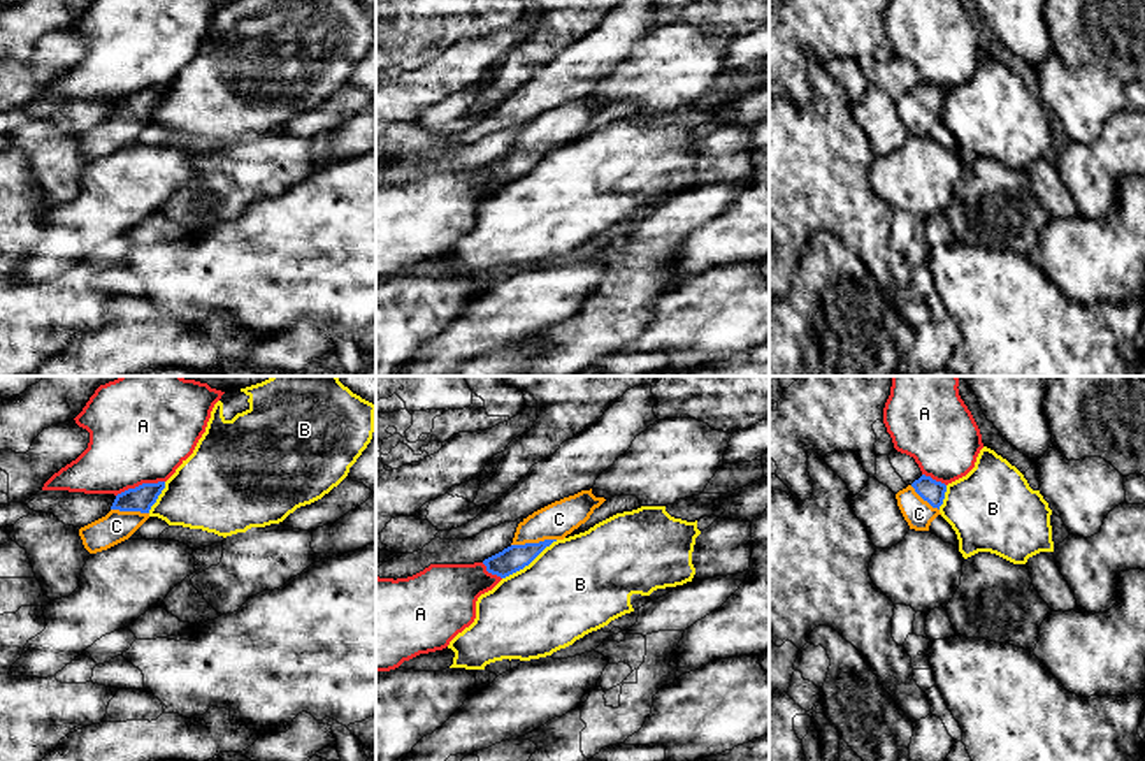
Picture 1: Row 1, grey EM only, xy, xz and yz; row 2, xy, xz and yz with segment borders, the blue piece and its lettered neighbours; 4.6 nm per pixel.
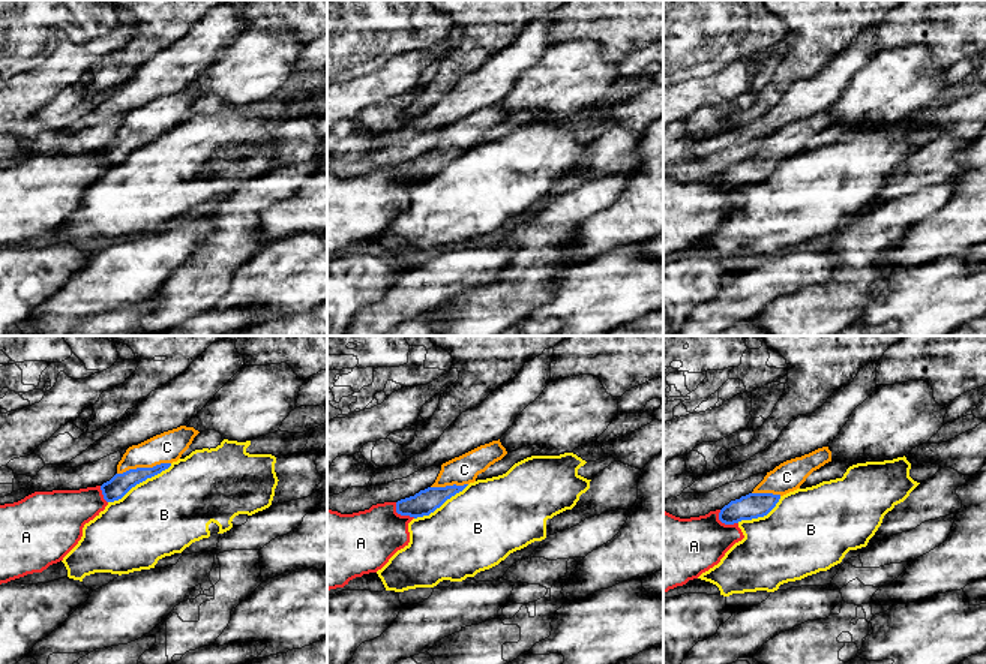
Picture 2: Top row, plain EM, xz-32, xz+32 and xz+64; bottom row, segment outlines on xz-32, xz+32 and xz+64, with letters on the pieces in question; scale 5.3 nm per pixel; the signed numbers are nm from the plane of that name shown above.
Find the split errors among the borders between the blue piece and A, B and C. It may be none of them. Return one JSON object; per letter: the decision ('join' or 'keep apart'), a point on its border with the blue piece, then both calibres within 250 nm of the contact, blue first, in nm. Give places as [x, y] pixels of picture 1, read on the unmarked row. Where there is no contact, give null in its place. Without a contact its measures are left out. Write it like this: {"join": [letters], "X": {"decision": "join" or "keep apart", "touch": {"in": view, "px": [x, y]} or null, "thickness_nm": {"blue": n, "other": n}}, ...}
{"join": ["C"], "A": {"decision": "keep apart", "touch": {"in": "xy", "px": [139, 92]}, "thickness_nm": {"blue": 120, "other": 420}}, "B": {"decision": "keep apart", "touch": {"in": "xz", "px": [529, 169]}, "thickness_nm": {"blue": 120, "other": 440}}, "C": {"decision": "join", "touch": {"in": "xz", "px": [532, 150]}, "thickness_nm": {"blue": 120, "other": 160}}}

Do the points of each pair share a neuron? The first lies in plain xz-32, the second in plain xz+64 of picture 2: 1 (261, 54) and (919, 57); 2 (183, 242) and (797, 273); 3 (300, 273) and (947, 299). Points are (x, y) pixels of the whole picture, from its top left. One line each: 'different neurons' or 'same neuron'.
1: same neuron
2: same neuron
3: same neuron

